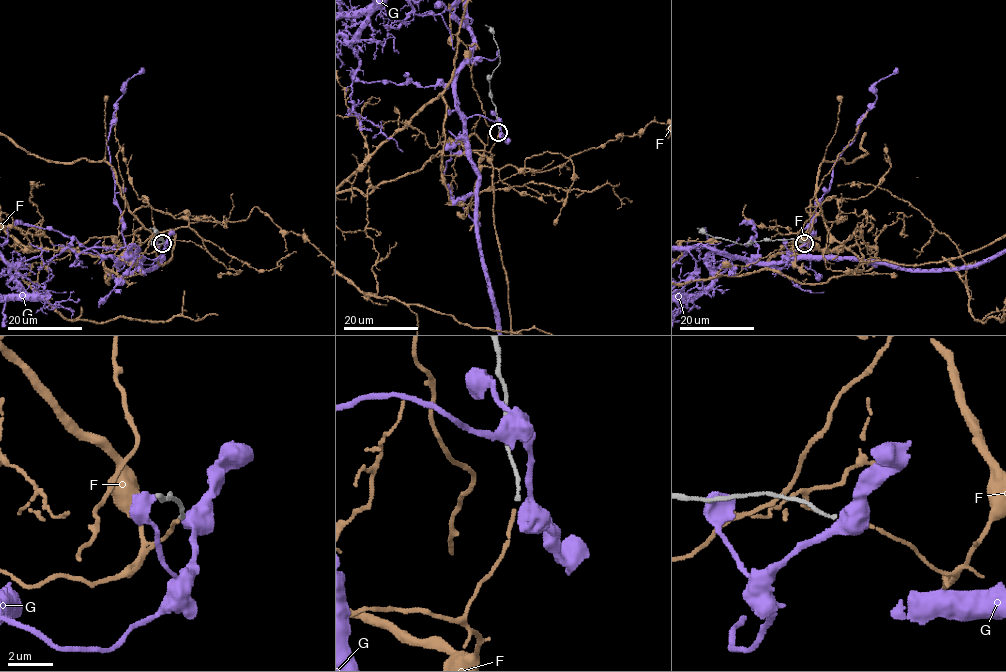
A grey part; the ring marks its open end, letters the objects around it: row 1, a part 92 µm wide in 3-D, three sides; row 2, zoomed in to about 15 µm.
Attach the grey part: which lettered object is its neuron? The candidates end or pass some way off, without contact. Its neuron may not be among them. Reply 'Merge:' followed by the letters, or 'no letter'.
Merge: F

